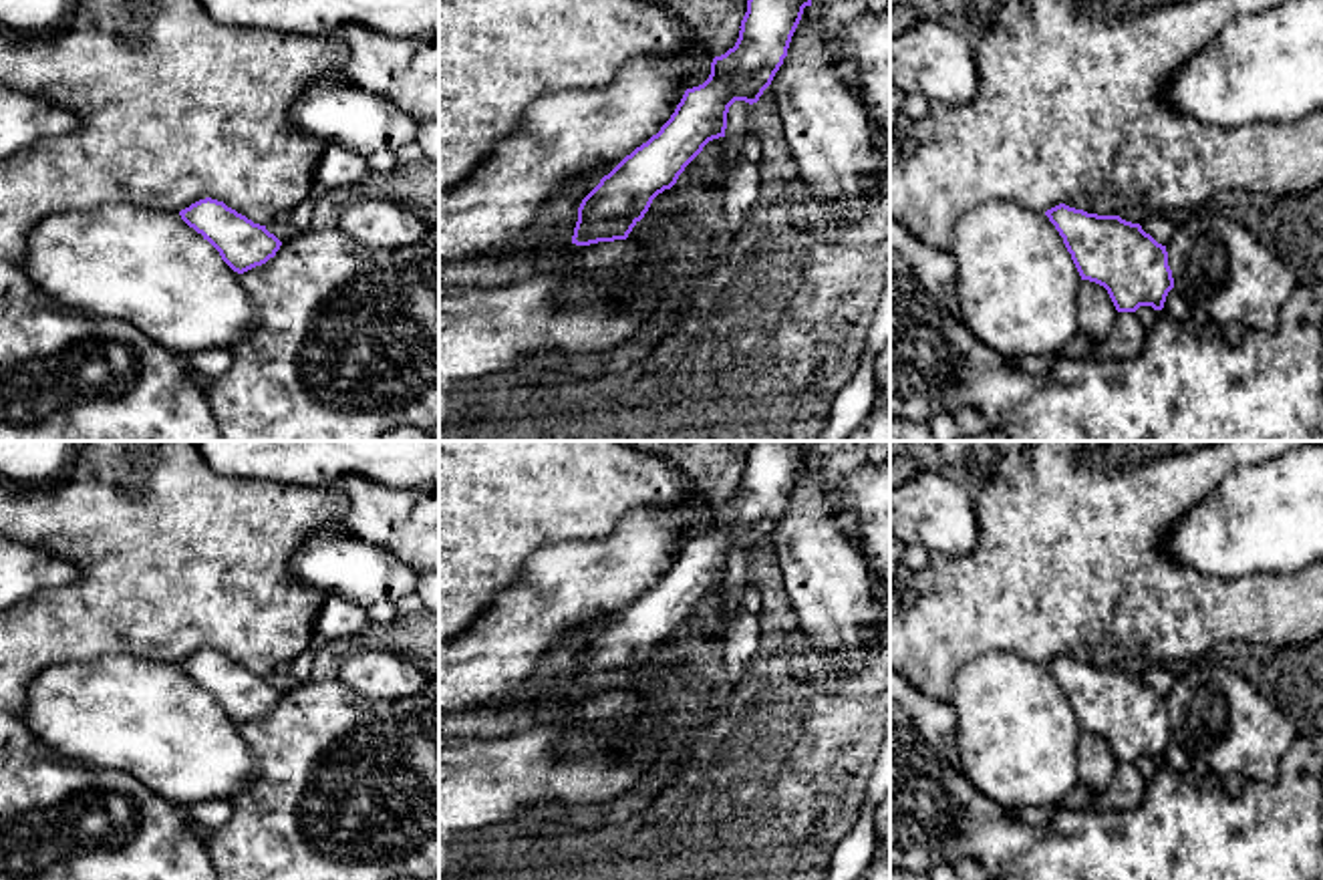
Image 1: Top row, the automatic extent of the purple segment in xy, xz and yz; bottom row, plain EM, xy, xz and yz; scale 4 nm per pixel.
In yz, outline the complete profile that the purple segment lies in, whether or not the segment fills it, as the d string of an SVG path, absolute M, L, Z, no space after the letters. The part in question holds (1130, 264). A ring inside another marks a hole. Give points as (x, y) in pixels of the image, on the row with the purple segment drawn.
M1065 203L1047 209L1045 215L1063 238L1081 280L1104 286L1118 312L1164 308L1174 288L1168 252L1140 224Z

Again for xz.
M747 0L739 38L713 58L709 79L687 89L660 131L582 199L572 244L628 238L652 199L677 183L709 141L725 137L729 107L759 101L787 56L805 6L812 0Z

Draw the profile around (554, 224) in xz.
M616 165L590 169L574 177L560 191L550 195L540 207L534 224L524 230L520 244L513 252L540 248L546 244L572 244L574 228L578 222L578 207L582 199L608 175Z

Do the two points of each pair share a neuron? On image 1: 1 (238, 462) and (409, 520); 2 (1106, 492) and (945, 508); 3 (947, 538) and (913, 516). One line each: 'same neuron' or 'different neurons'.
1: different neurons
2: different neurons
3: same neuron

